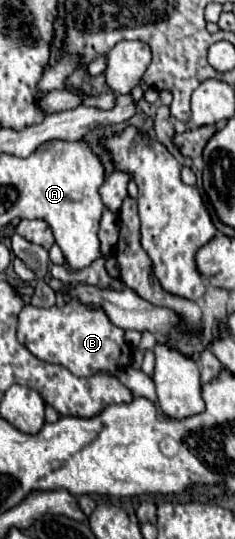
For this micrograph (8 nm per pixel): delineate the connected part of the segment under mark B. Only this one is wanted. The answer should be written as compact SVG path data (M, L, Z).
M71 299L63 307L33 307L25 305L19 315L17 339L41 361L67 367L77 377L89 377L97 371L117 373L125 363L129 345L123 339L123 329L113 327L103 311L91 311L79 301Z

